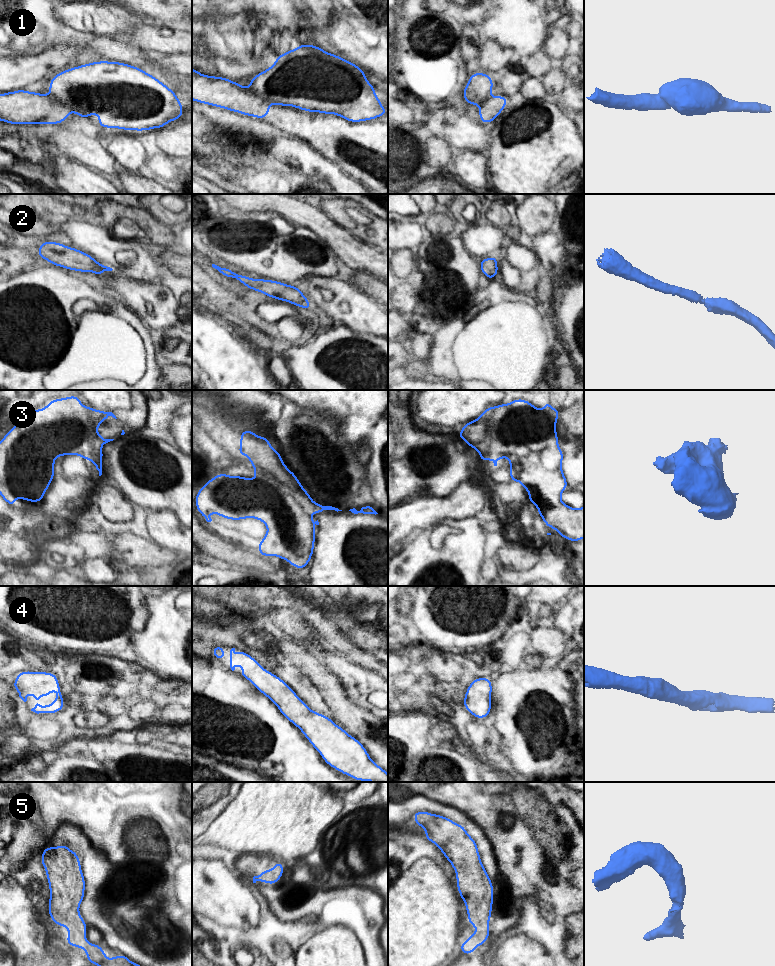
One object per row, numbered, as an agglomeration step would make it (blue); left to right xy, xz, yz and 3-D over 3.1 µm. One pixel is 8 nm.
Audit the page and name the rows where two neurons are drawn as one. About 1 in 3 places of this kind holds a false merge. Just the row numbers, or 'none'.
1, 3

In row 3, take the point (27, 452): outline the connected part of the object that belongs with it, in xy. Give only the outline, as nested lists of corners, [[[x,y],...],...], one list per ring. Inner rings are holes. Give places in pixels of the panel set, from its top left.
[[[75,395],[52,399],[42,410],[25,412],[0,441],[0,496],[12,507],[15,507],[17,497],[28,502],[41,502],[54,478],[55,457],[67,455],[75,446],[91,440],[95,435],[93,421]]]

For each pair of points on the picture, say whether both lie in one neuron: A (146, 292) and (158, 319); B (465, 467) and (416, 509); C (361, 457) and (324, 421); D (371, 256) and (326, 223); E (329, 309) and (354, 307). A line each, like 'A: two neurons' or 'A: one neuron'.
A: one neuron
B: two neurons
C: one neuron
D: one neuron
E: one neuron

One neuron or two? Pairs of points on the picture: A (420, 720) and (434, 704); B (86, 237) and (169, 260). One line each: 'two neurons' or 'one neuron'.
A: two neurons
B: two neurons

